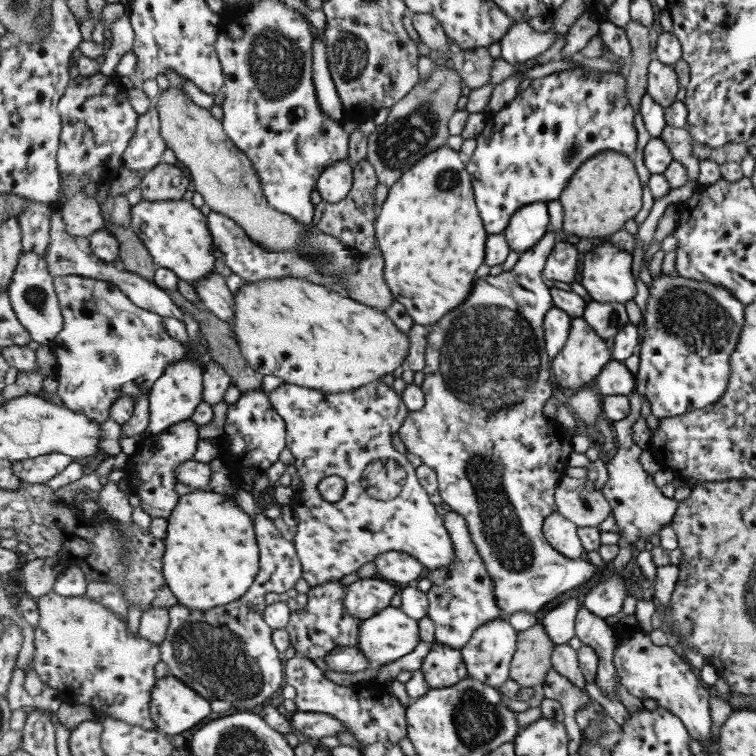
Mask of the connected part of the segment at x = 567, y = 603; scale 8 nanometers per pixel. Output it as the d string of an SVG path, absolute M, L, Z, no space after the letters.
M568 598L543 616L541 623L545 625L549 636L558 645L569 644L569 640L576 636L575 631L579 609L581 609L579 602L574 598Z

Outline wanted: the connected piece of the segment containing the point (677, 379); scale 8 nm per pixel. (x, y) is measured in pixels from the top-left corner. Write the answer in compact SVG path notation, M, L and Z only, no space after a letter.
M662 274L659 278L652 278L646 310L643 313L644 324L641 329L644 332L639 350L635 391L641 398L647 397L651 412L659 420L663 417L684 416L695 409L705 409L716 404L727 387L728 359L739 340L739 331L744 321L744 306L731 292L724 290L723 286L699 282L679 274Z

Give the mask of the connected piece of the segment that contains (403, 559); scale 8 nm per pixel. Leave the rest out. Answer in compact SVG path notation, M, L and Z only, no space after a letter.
M389 551L377 557L378 577L398 584L415 584L427 576L427 568L410 554Z

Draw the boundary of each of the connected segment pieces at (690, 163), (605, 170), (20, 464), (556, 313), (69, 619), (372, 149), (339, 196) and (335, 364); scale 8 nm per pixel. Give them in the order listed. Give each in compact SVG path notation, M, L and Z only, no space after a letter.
M668 124L660 137L667 142L674 158L687 166L689 182L699 182L701 161L693 155L693 137L687 127L676 127Z
M603 151L581 165L577 178L569 181L568 188L559 200L564 206L564 231L585 238L610 237L625 229L625 222L635 218L643 208L643 184L635 168L632 156L617 152Z
M46 454L44 457L15 461L13 470L25 484L46 484L72 462L73 457L67 454Z
M555 307L548 312L545 318L545 347L547 347L549 357L553 360L563 350L563 346L569 340L571 334L572 321L565 310Z
M51 591L49 594L45 594L45 596L41 596L41 598L38 599L38 605L39 613L41 613L41 620L34 630L34 651L31 665L35 668L37 674L39 674L39 676L43 679L46 686L55 688L57 693L59 692L59 698L61 698L61 692L63 692L63 698L65 698L63 702L71 702L71 705L75 703L85 704L93 709L105 712L107 717L117 718L122 722L131 724L132 726L144 727L146 730L157 730L156 723L152 718L151 704L153 689L156 688L156 682L158 681L158 679L155 678L155 666L157 666L159 662L163 661L161 646L159 644L149 642L147 638L143 638L139 631L137 634L131 635L127 631L127 618L120 618L119 615L111 612L111 610L107 607L101 605L99 602L90 600L85 595L65 597Z
M435 67L428 79L419 79L413 90L391 107L387 123L374 129L369 137L367 160L375 166L379 183L387 188L401 180L401 175L413 168L423 157L447 145L451 136L449 120L457 112L457 104L463 98L463 79L457 69Z
M341 159L325 169L316 185L322 200L337 203L349 196L354 184L353 168L350 159Z
M281 278L281 280L269 280L269 282L253 282L253 284L245 282L241 286L239 294L237 294L236 304L237 317L235 317L235 324L232 325L233 332L235 332L235 336L241 342L239 346L241 346L244 358L256 372L263 376L277 376L283 379L285 383L324 390L327 393L344 393L377 381L386 374L392 374L393 370L397 370L397 368L406 368L405 358L407 358L407 352L409 352L408 333L399 331L399 328L393 324L393 320L385 312L366 306L364 303L351 300L351 298L346 296L341 296L339 292L329 290L325 286L319 286L319 284L314 282L307 282L303 278Z

